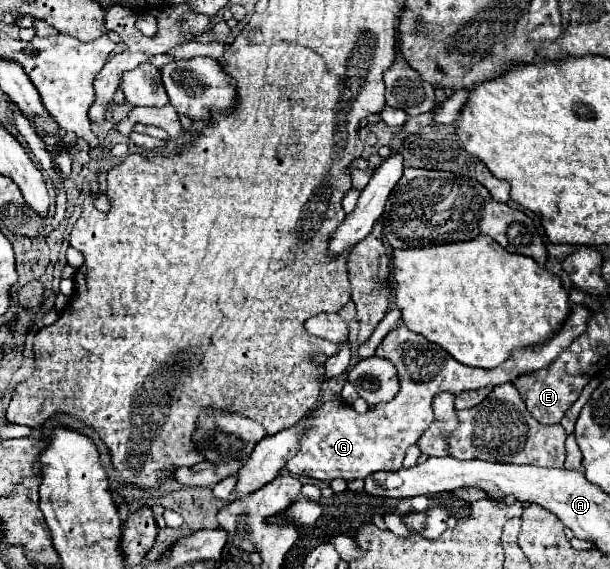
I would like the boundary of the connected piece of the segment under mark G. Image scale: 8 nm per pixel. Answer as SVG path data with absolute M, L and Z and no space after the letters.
M576 306L566 318L566 324L562 324L562 328L546 344L542 344L542 348L518 348L518 352L514 352L514 356L510 356L506 364L500 364L500 368L492 370L458 364L458 360L450 358L450 354L438 348L438 344L430 344L426 338L416 336L416 332L410 332L404 324L396 326L386 334L376 350L376 356L390 360L398 370L400 392L396 394L396 398L372 406L366 414L358 414L350 404L344 404L342 400L320 404L306 424L306 430L298 442L300 446L296 456L286 464L288 472L332 482L336 478L366 478L380 470L400 470L406 450L416 444L422 432L432 424L432 398L436 394L458 394L464 390L480 390L484 386L500 386L514 382L520 374L530 374L534 370L546 368L564 348L570 346L574 338L578 338L586 330L588 318L590 310L586 306Z

